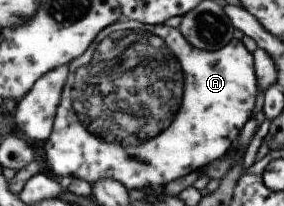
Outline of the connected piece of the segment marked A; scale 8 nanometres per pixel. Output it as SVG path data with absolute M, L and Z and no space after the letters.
M121 17L119 21L102 29L83 55L67 64L69 75L61 94L61 103L57 108L53 122L53 131L45 142L44 155L48 164L48 173L56 178L71 178L87 181L90 186L103 180L113 180L120 183L126 190L144 190L146 188L162 189L176 179L190 173L202 171L210 163L225 156L232 142L239 136L245 124L253 117L257 96L257 80L254 70L253 53L250 53L240 40L232 39L225 47L217 51L205 51L193 47L174 29L165 24L156 26L142 24L135 20Z

